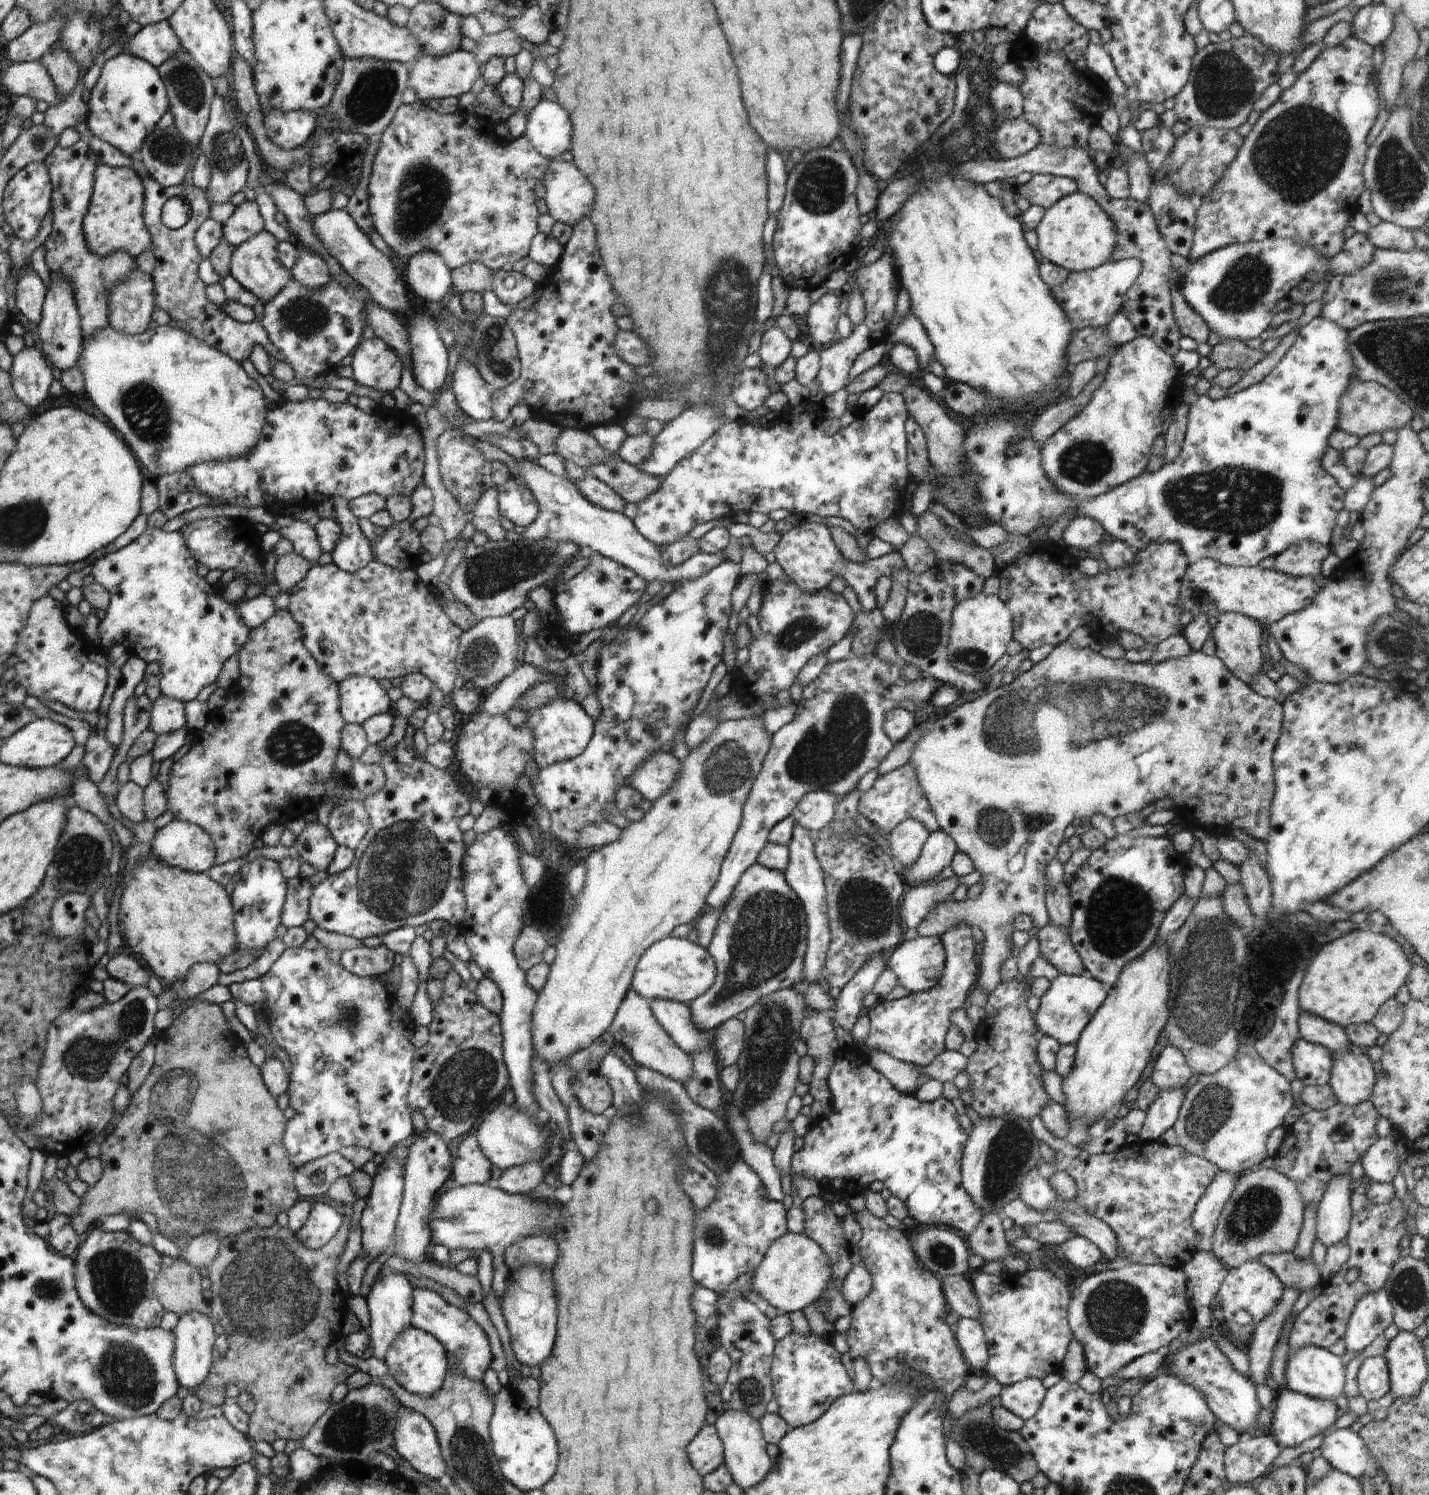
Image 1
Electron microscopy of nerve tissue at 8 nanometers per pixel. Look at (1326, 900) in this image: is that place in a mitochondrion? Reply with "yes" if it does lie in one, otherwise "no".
no

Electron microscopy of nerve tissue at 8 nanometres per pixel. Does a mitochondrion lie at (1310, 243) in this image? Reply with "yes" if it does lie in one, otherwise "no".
no

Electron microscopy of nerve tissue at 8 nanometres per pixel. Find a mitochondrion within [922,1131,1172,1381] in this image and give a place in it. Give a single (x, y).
(1116, 1310)

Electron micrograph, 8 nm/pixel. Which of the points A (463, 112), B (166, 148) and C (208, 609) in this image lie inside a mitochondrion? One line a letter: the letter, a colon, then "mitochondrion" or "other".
A: other
B: mitochondrion
C: other

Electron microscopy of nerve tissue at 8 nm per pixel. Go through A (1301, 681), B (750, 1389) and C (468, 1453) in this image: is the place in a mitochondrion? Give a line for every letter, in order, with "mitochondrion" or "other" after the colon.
A: other
B: mitochondrion
C: mitochondrion

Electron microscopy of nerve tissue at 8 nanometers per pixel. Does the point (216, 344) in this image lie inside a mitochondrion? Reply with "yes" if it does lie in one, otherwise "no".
no

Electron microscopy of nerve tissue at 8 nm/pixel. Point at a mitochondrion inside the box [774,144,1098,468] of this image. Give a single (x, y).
(820, 188)

